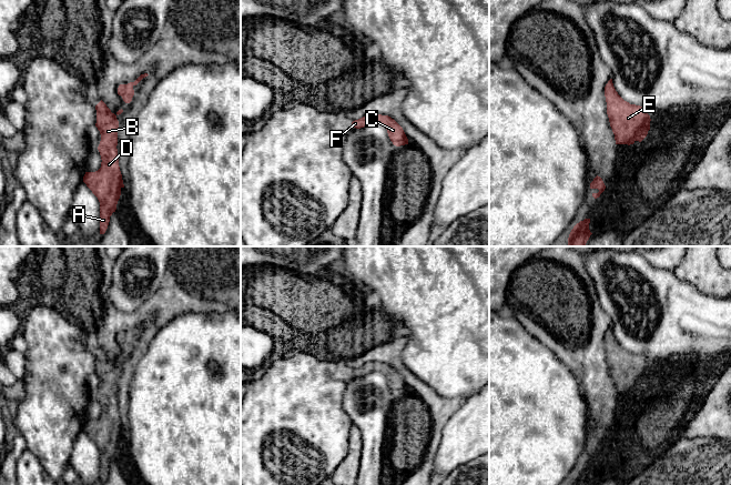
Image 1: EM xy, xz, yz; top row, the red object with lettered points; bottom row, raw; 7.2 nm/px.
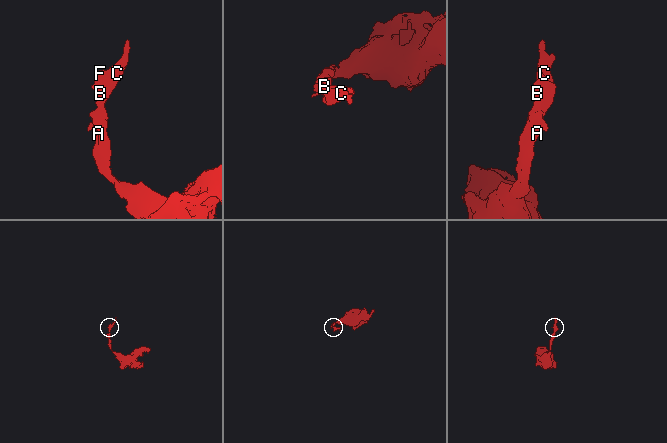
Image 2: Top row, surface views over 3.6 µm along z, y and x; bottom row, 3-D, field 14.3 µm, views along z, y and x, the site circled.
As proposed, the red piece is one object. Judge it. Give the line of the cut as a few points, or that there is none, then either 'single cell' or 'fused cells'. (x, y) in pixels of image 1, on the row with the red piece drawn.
no cut; single cell

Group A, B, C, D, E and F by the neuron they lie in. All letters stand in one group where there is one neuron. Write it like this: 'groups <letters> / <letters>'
groups A B C D E F

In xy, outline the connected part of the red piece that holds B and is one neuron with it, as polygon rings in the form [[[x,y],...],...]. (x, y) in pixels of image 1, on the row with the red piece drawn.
[[[102,100],[95,105],[95,110],[95,127],[101,134],[98,150],[102,162],[98,171],[85,172],[83,182],[100,202],[100,234],[104,234],[110,222],[110,216],[116,210],[121,189],[124,188],[116,149],[119,131],[116,117],[123,110],[121,109],[114,114]]]

